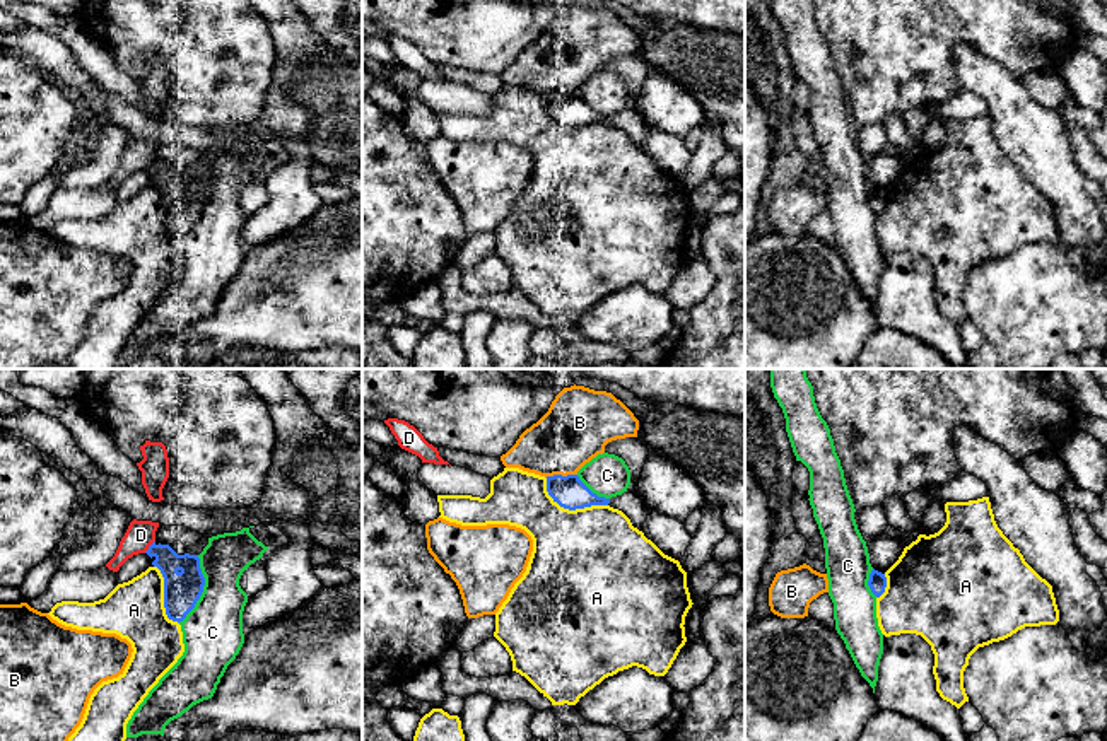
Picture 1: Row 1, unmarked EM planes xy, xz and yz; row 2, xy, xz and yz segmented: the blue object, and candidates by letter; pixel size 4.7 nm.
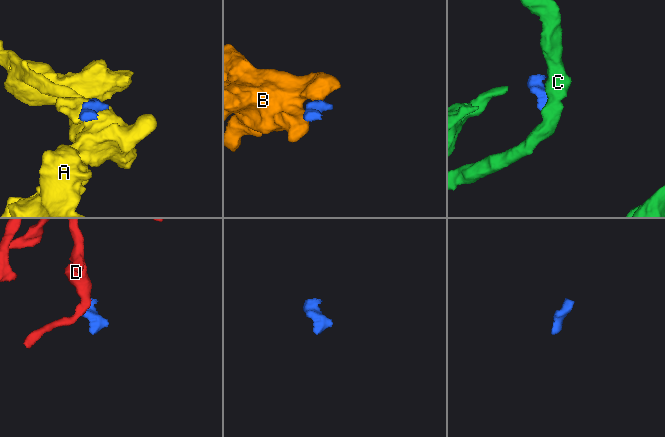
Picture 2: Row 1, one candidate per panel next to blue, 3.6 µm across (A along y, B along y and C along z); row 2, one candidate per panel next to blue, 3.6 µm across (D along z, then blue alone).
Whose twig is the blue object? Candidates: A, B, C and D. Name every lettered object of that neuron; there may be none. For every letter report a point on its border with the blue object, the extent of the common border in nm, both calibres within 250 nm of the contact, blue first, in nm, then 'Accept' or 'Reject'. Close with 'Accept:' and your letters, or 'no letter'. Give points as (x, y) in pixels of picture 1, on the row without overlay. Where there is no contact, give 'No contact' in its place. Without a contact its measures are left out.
A: Touches blue at xz (571, 127). Shared border 320 nm. Thickness 160 nm (blue) against 480 nm. Reject
B: Touches blue at xz (561, 93). Shared border 150 nm. Thickness 160 nm (blue) against 320 nm. Reject
C: Touches blue at xy (202, 207). Shared border 340 nm. Thickness 180 nm (blue) against 280 nm. Reject
D: Touches blue at xy (149, 164). Shared border 80 nm. Thickness 160 nm (blue) against 140 nm. Reject
Accept: no letter

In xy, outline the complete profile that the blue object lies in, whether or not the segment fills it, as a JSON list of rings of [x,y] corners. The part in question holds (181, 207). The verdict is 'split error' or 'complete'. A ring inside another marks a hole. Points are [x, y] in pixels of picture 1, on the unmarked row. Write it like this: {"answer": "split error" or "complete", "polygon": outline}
{"answer": "complete", "polygon": [[[155,159],[145,169],[164,195],[164,225],[173,239],[183,239],[195,225],[205,203],[198,172],[178,172],[169,162]]]}

